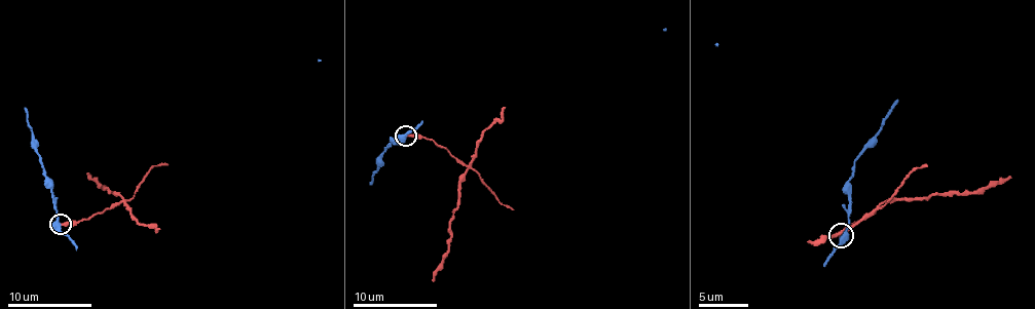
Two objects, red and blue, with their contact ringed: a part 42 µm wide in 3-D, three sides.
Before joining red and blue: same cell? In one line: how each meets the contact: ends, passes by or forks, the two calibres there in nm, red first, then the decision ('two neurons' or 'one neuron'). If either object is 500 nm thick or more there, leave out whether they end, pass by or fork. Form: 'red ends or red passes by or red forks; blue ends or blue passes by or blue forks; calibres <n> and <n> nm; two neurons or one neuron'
calibres 280 and 500 nm; two neurons

